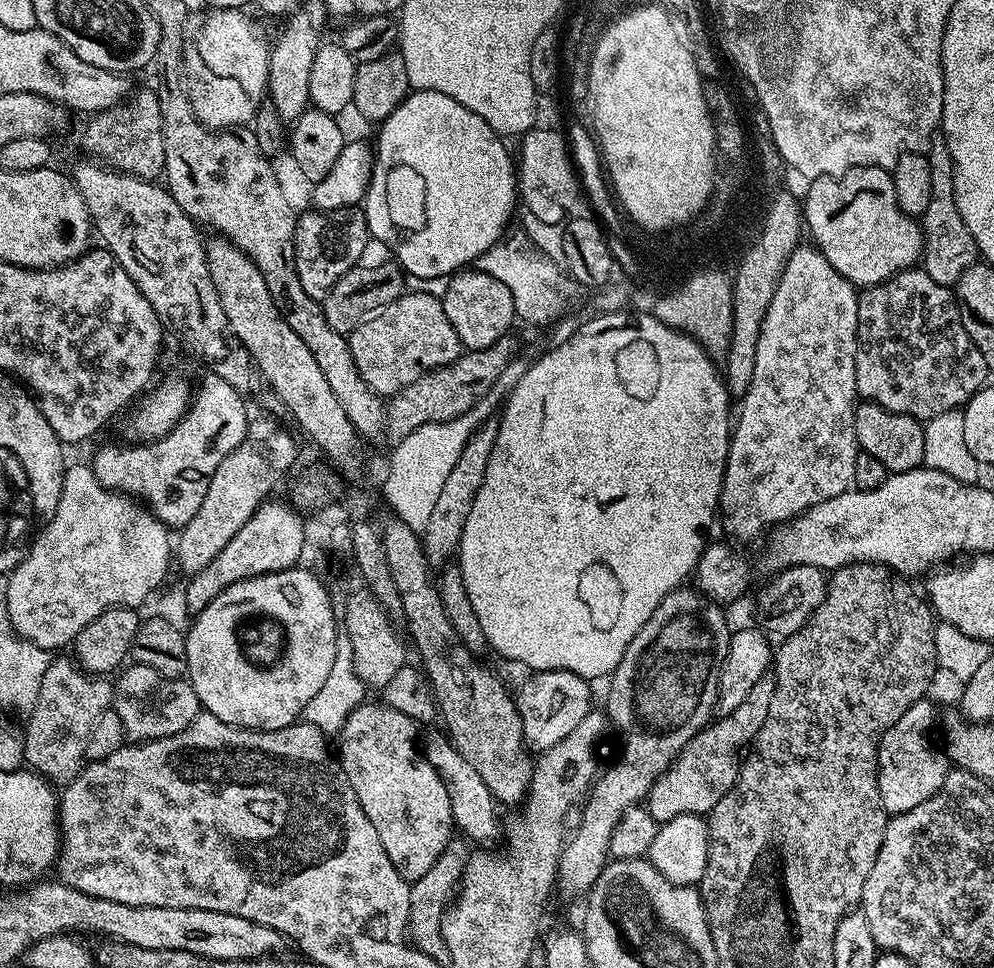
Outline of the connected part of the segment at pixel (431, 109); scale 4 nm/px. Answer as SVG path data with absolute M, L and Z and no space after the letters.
M412 90L408 97L385 118L379 121L380 133L374 141L375 160L373 162L372 177L369 180L368 192L364 196L362 211L368 223L368 234L373 241L385 244L393 252L395 263L409 277L417 276L421 282L427 282L439 276L451 277L453 274L467 269L473 262L479 261L480 255L490 246L497 244L505 235L504 227L512 216L512 211L518 204L518 168L514 163L514 156L508 153L505 141L485 120L478 118L474 110L466 110L462 102L454 102L454 98L446 98L446 94L438 94L434 90Z

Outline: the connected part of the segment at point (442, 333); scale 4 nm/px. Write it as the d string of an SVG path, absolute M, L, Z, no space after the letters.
M427 290L420 292L405 291L399 296L378 318L370 318L370 322L362 322L358 330L347 333L350 354L354 358L354 366L358 366L358 374L362 374L362 382L371 392L375 392L381 398L391 398L406 386L418 382L428 372L433 372L436 368L445 368L448 364L453 364L462 355L462 345L454 327L443 309L441 297L431 296Z

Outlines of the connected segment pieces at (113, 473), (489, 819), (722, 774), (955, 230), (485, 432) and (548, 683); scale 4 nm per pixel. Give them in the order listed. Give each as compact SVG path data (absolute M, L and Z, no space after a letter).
M211 374L200 384L200 389L195 389L190 403L184 410L184 417L170 429L166 435L157 440L147 442L131 442L132 444L104 444L90 459L90 467L94 478L102 482L104 488L111 492L122 492L143 502L163 524L169 529L179 530L185 528L198 514L198 506L202 506L202 498L206 498L206 490L210 486L210 478L214 478L214 470L222 463L222 458L230 454L242 442L248 433L250 415L244 405L245 397L229 382Z
M443 731L432 732L425 740L423 737L422 751L430 762L430 766L434 766L438 778L442 778L442 786L446 786L446 794L450 794L453 825L459 831L461 828L470 839L477 840L480 843L477 845L491 845L488 843L499 832L501 835L502 824L500 828L500 820L496 817L497 801L493 800L486 782L482 782L482 778L479 776L478 770L474 770L474 766L470 766L470 762L466 762L466 758L462 758L462 754L458 754L458 750Z
M713 719L702 731L694 734L690 742L686 742L675 762L653 782L646 797L646 807L659 824L682 814L707 814L728 793L727 786L735 775L736 748L732 748L730 736L726 734L726 728L722 728L721 719Z
M943 142L933 143L926 155L930 162L932 197L922 217L922 267L926 274L930 274L930 278L934 278L934 282L952 286L967 268L977 263L978 253L970 230L966 230L966 222L962 222L962 214L958 214L958 202L954 202L954 162L950 158L948 145Z
M489 418L477 427L466 446L462 446L462 454L459 455L458 462L454 462L454 467L450 469L450 475L446 477L446 483L438 494L434 510L430 513L430 522L426 522L422 533L424 557L433 569L443 569L451 561L448 559L451 556L453 559L457 551L466 518L470 514L470 506L474 506L478 486L482 486L482 478L486 474L486 462L490 462L490 454L496 441L496 426L497 421Z
M561 668L549 672L536 670L529 676L532 677L520 689L515 689L514 699L522 718L525 745L533 753L539 754L554 746L554 742L562 742L562 738L566 738L566 734L570 734L570 730L574 730L574 726L586 718L592 692L588 689L589 681L585 677Z

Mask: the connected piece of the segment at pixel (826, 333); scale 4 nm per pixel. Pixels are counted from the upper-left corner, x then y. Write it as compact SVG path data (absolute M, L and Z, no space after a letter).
M798 246L790 254L786 266L780 275L778 286L774 290L774 298L770 298L770 306L766 310L766 318L762 322L762 332L758 334L758 359L754 362L754 378L739 401L740 421L735 421L728 441L728 465L724 471L724 481L720 491L719 515L724 516L724 528L733 536L731 539L752 540L759 532L767 533L777 526L783 526L790 520L802 515L807 508L818 506L818 502L826 502L838 494L849 491L853 487L854 458L858 451L856 431L854 430L854 414L858 397L856 394L856 331L858 330L858 295L857 285L852 284L825 258L815 246Z

